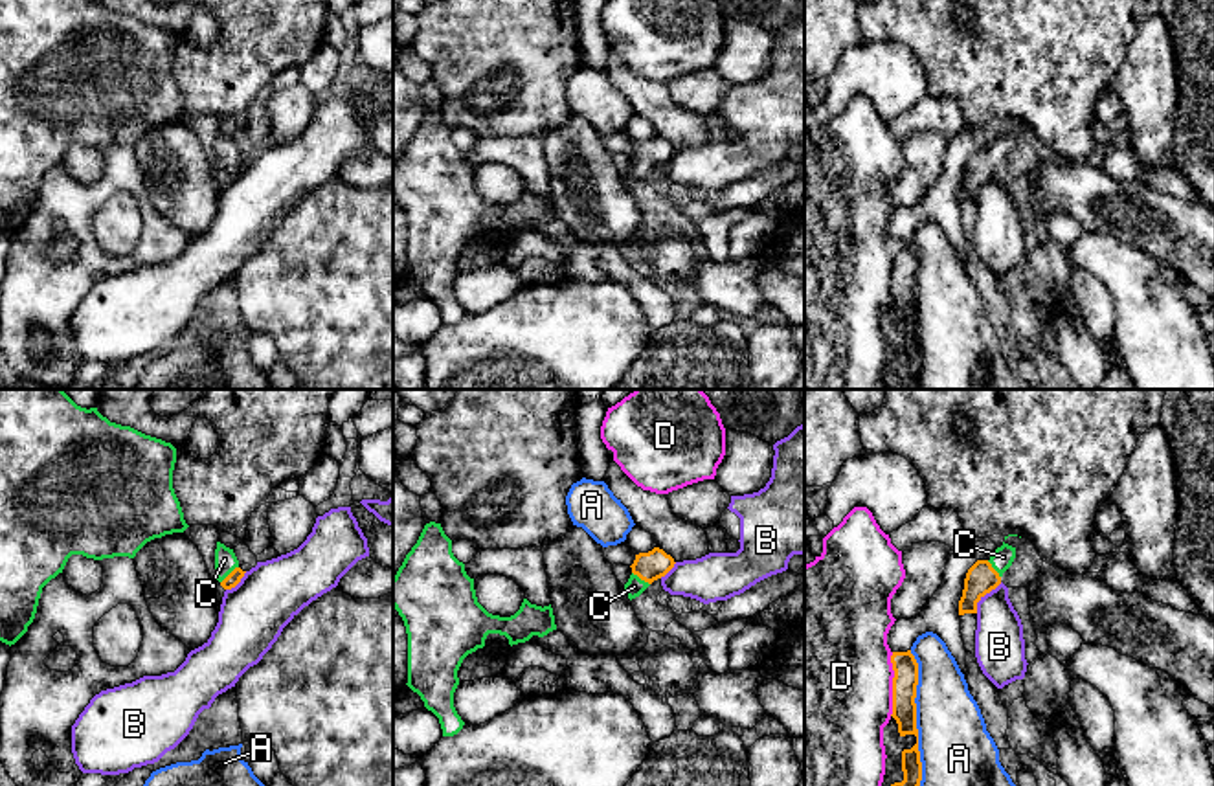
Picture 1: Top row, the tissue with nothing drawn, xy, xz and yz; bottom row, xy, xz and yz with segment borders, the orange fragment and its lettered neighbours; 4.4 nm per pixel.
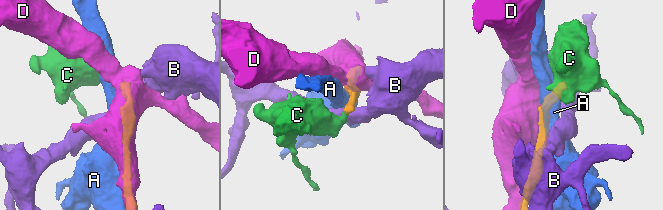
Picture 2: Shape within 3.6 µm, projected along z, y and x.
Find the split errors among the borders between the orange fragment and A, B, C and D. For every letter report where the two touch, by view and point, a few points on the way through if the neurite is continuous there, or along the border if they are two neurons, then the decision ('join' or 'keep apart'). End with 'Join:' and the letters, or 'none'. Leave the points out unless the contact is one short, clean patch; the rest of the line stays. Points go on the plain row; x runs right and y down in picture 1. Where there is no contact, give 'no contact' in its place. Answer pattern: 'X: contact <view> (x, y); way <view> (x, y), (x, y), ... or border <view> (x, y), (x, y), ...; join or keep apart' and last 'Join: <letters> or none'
A: contact yz (915, 313); keep apart
B: contact yz (985, 182); border yz (1001, 171), (977, 191), (976, 201); keep apart
C: contact xy (228, 164); way xy (237, 162), (228, 164), (224, 147); join
D: contact yz (893, 272); keep apart
Join: C

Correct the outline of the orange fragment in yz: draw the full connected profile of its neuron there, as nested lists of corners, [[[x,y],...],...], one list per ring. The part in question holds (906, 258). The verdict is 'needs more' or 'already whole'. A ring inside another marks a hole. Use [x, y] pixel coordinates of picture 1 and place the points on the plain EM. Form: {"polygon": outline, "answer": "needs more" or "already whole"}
{"polygon": [[[911,239],[893,241],[891,252],[894,259],[891,305],[898,312],[900,325],[915,323],[916,332],[911,338],[902,340],[904,369],[891,373],[889,389],[916,389],[918,375],[922,369],[922,351],[916,318],[916,292],[915,292],[918,274],[918,252],[911,242]]], "answer": "already whole"}

